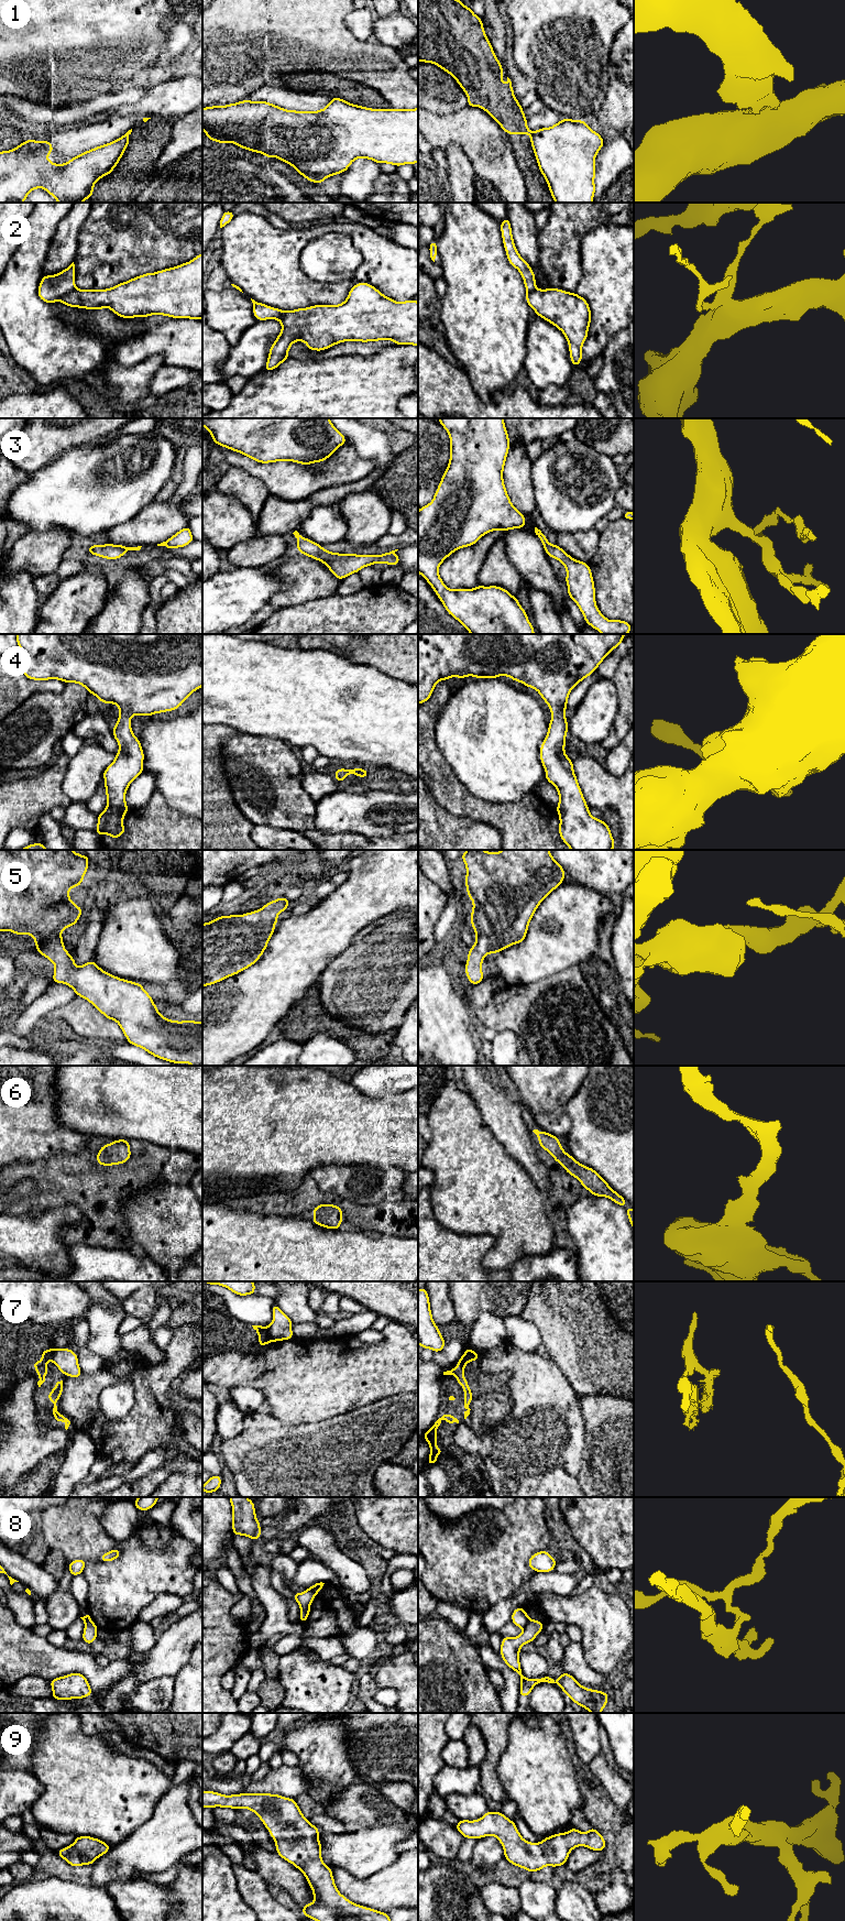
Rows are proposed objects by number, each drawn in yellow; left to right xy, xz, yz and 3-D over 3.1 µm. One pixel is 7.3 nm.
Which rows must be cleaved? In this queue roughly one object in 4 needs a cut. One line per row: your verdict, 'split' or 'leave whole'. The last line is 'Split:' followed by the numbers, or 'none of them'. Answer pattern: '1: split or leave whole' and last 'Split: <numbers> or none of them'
1: split
2: split
3: leave whole
4: leave whole
5: leave whole
6: leave whole
7: split
8: split
9: leave whole
Split: 1, 2, 7, 8

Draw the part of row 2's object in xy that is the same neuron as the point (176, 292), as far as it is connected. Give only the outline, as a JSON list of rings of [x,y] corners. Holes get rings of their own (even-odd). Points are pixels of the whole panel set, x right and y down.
[[[202,253],[187,263],[145,273],[111,288],[75,288],[61,302],[89,310],[108,307],[122,318],[163,315],[202,319]]]

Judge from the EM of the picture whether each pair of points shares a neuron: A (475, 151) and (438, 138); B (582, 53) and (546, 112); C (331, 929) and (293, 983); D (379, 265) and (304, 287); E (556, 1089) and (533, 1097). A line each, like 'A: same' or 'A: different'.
A: same
B: different
C: same
D: same
E: same

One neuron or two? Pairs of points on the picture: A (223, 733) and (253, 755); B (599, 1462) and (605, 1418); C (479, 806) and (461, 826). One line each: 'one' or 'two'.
A: two
B: one
C: two

